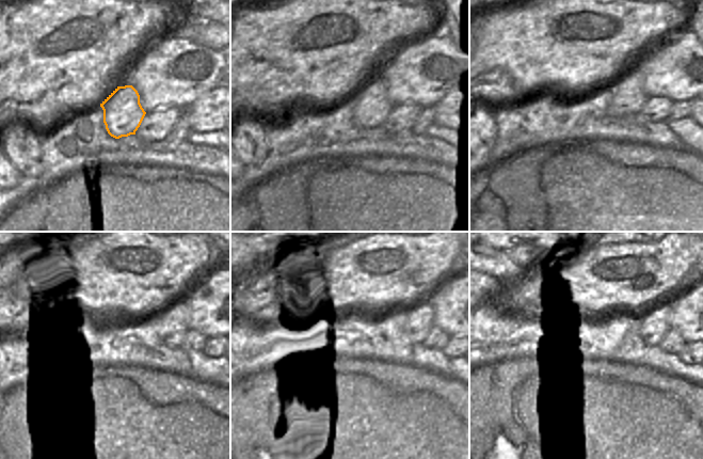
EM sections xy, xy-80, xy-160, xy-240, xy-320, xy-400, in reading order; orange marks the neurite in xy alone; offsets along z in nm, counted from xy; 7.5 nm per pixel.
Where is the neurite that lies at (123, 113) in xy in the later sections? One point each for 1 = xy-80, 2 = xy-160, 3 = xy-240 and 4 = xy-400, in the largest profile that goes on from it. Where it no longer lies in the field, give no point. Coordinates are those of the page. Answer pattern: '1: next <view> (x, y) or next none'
1: next xy-80 (371, 106)
2: next xy-160 (627, 94)
3: next xy-240 (171, 323)
4: next xy-400 (656, 321)

